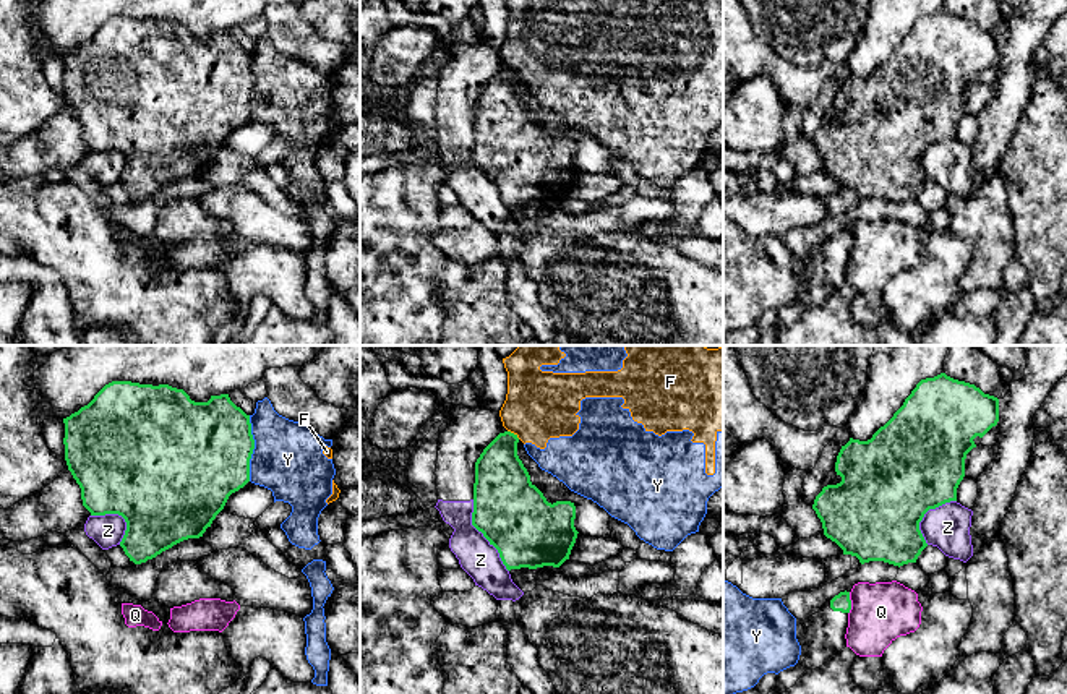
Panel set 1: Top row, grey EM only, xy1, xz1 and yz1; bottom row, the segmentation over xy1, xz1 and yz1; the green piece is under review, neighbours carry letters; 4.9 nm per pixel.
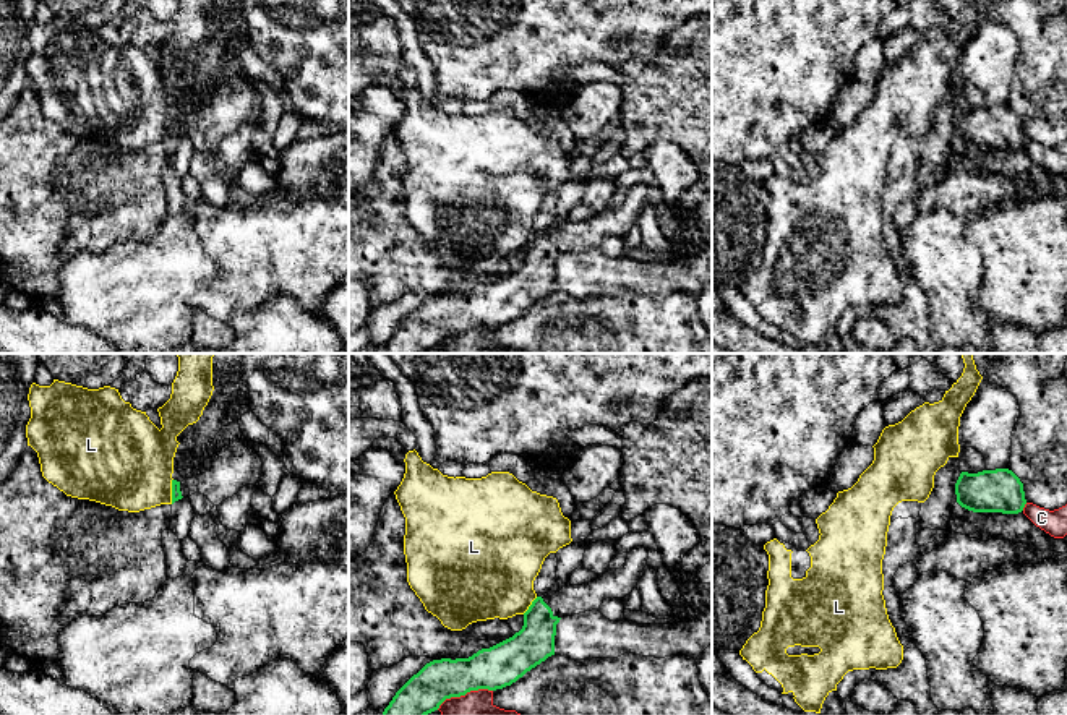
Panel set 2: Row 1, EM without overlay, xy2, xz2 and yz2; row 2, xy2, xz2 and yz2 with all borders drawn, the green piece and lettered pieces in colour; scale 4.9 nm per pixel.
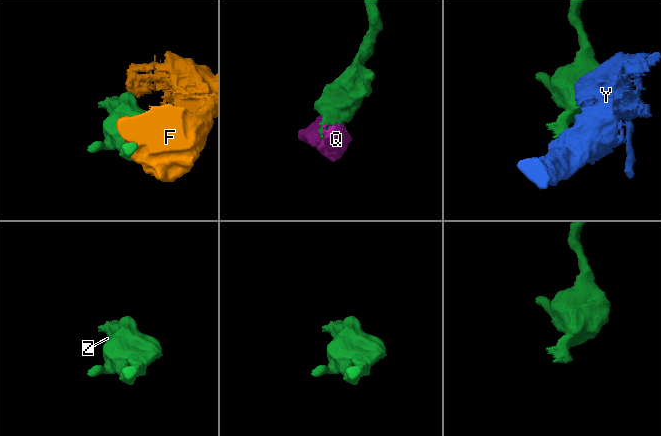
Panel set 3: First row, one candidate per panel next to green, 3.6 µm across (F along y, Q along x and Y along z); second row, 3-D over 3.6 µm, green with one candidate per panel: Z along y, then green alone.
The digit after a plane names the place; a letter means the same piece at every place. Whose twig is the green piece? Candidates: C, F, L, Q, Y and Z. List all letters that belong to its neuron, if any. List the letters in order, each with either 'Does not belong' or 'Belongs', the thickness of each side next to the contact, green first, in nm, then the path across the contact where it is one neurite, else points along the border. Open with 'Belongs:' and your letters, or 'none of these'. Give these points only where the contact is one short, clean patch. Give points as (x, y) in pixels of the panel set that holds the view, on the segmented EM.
Belongs: none of these
C: Does not belong. Thickness 220 nm (green) against 130 nm
F: Does not belong. Thickness 280 nm (green) against 340 nm
L: Does not belong. Thickness 50 nm (green) against 420 nm. Boundary: xy2 (172, 479), (171, 503)
Q: Does not belong. Thickness 90 nm (green) against 300 nm
Y: Does not belong. Thickness 480 nm (green) against 360 nm
Z: Does not belong. Thickness 360 nm (green) against 190 nm

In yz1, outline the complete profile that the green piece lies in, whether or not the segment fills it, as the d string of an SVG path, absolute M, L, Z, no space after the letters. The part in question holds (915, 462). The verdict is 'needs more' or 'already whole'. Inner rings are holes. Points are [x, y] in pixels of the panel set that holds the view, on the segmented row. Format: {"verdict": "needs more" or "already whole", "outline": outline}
{"verdict": "already whole", "outline": "M945 373L921 379L871 439L850 438L842 446L835 462L842 482L824 486L812 504L824 535L861 564L884 561L900 568L916 563L928 546L919 522L929 509L957 501L966 454L976 448L973 439L983 438L997 422L999 399L975 384Z"}

